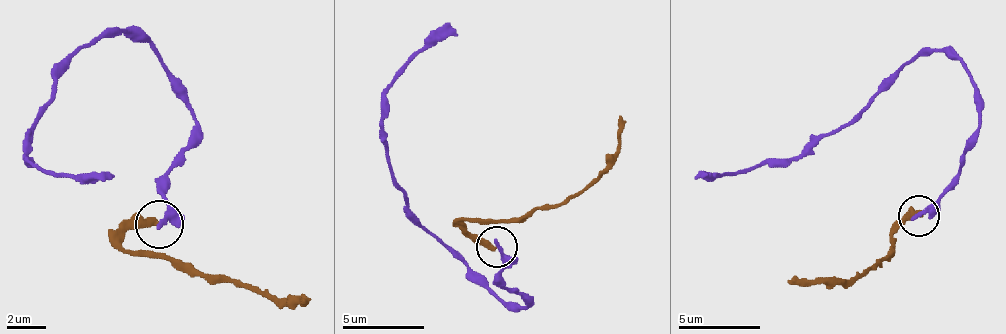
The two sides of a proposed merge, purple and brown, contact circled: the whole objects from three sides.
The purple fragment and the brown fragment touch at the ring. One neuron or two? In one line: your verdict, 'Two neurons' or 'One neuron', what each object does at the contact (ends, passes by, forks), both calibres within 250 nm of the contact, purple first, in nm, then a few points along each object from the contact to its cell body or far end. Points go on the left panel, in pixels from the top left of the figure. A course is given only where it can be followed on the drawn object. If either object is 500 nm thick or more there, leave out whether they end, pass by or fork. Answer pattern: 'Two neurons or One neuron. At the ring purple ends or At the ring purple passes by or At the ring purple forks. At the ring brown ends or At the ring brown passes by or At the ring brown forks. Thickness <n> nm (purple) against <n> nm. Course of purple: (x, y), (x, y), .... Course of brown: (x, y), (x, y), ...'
Two neurons. At the ring purple ends. At the ring brown ends. Thickness 280 nm (purple) against 360 nm. Course of purple: (158, 225), (163, 177), (192, 134), (187, 86), (149, 43), (101, 33), (38, 115), (29, 158), (115, 177). Course of brown: (158, 225), (134, 225), (120, 240), (125, 249), (182, 259), (201, 273), (302, 302)

